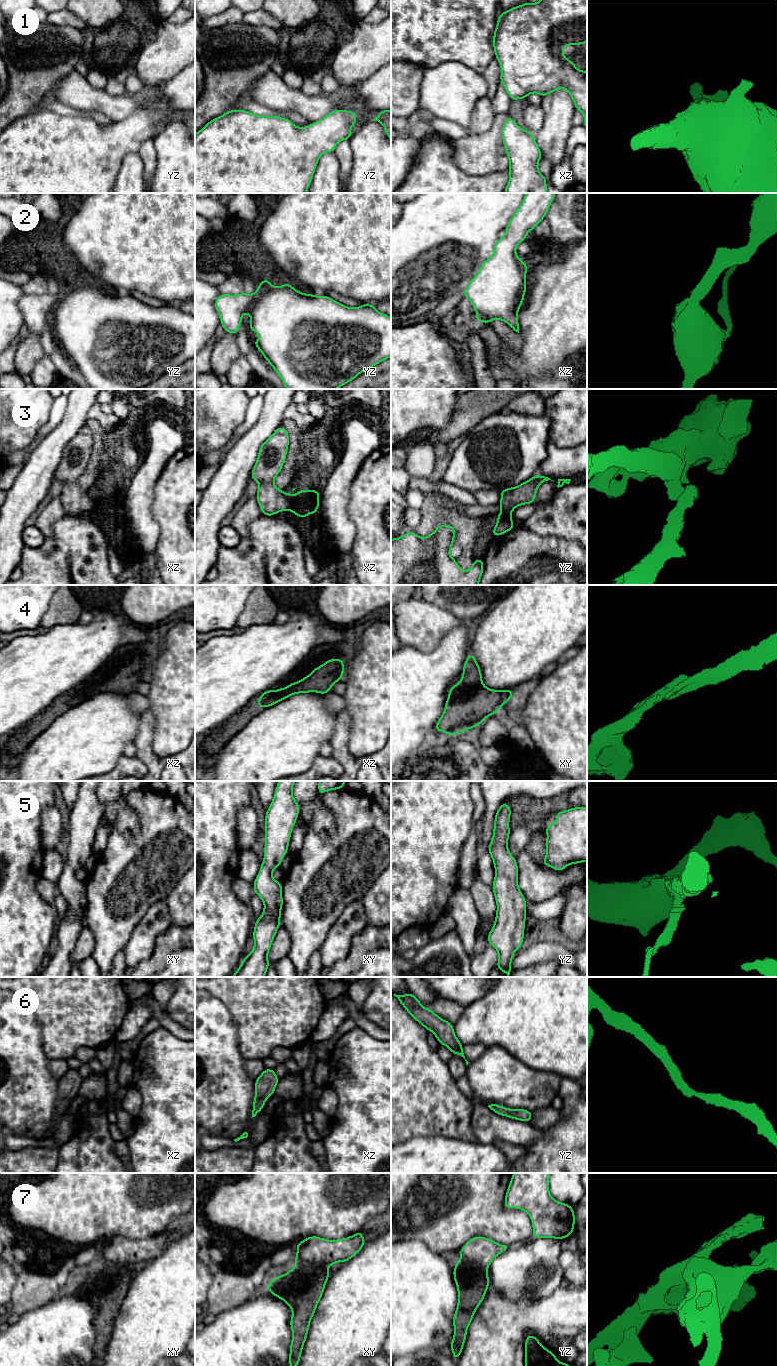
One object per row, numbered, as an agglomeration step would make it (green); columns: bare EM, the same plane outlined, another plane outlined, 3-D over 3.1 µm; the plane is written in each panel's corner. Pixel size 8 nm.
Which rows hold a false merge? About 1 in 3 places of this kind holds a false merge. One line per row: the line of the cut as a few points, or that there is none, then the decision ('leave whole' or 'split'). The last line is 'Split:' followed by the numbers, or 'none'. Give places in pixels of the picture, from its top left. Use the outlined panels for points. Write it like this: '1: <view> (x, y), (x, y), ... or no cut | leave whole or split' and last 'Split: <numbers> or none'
1: no cut | leave whole
2: no cut | leave whole
3: xz (289, 495), (291, 509) | split
4: no cut | leave whole
5: no cut | leave whole
6: no cut | leave whole
7: xy (298, 1264), (324, 1264), (327, 1266) | split
Split: 3, 7

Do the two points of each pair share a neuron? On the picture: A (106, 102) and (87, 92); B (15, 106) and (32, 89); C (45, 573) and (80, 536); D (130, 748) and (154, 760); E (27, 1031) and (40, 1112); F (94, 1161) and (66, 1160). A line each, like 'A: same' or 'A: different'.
A: same
B: same
C: same
D: different
E: same
F: same

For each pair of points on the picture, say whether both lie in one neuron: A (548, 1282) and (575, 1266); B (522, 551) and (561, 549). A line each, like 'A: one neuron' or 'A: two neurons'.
A: two neurons
B: one neuron

